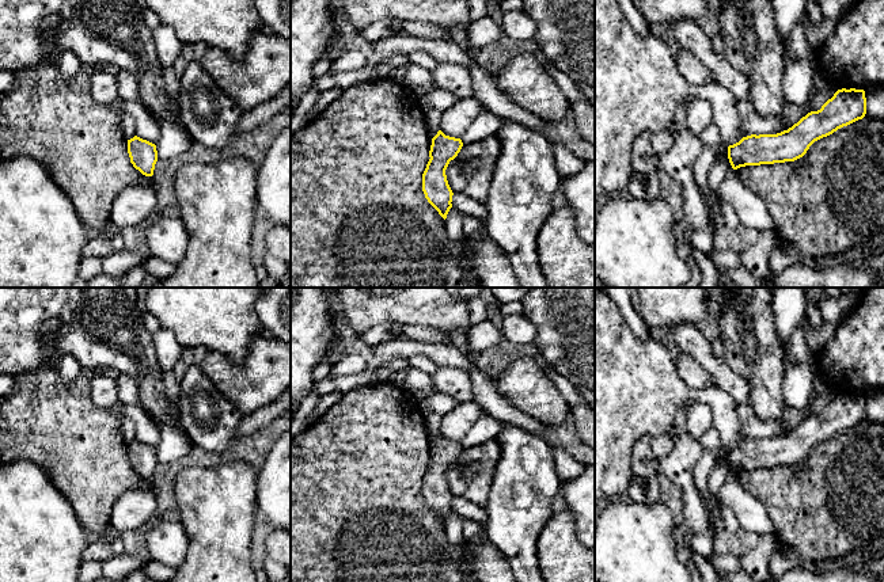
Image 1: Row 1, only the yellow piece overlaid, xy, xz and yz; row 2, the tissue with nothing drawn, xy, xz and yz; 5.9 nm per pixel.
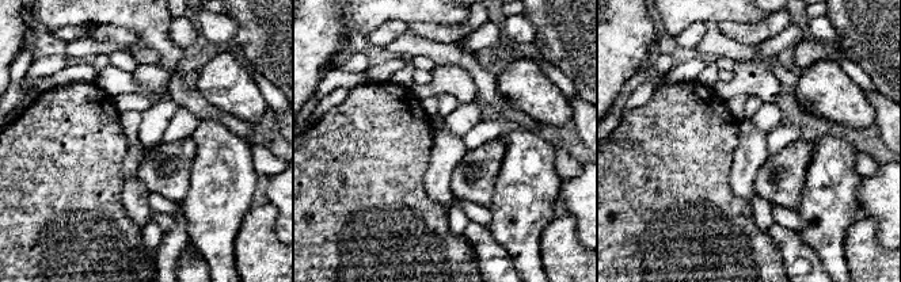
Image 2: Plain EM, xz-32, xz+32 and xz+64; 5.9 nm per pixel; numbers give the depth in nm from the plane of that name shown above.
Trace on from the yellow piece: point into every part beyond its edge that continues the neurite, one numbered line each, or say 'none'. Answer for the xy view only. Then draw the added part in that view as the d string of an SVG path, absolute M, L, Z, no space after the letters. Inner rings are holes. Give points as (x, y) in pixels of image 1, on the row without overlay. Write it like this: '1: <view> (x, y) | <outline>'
1: xy (128, 428) | M118 402L110 411L119 422L125 442L130 444L136 440L136 425L133 419L124 411L124 406L124 403Z

